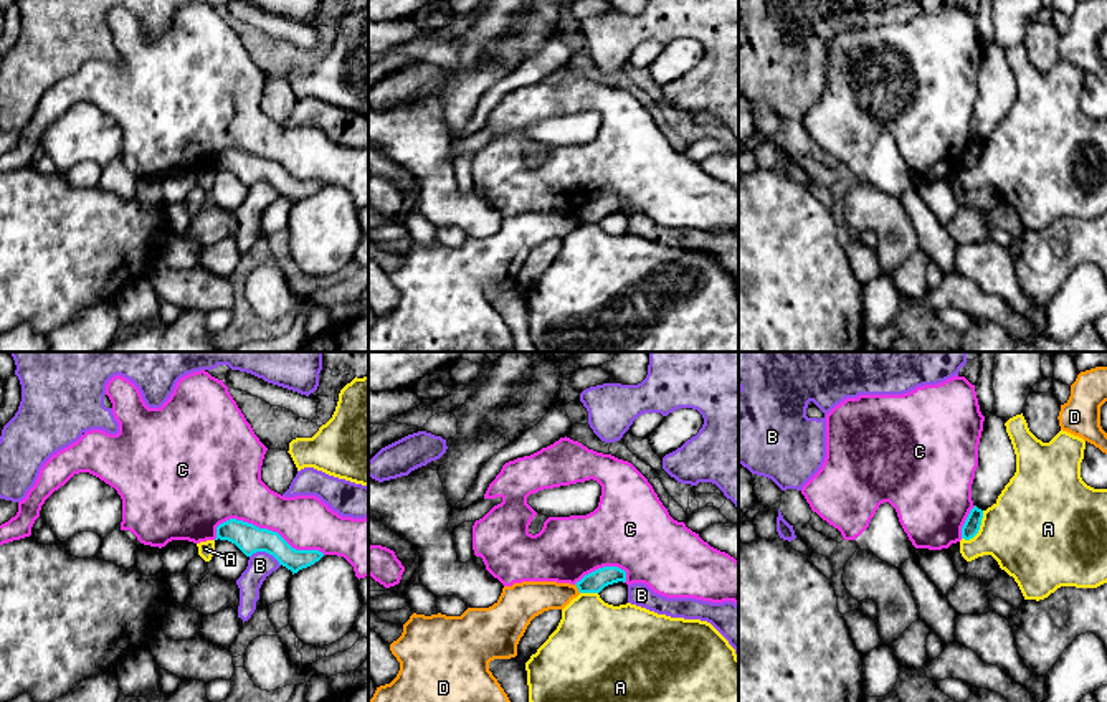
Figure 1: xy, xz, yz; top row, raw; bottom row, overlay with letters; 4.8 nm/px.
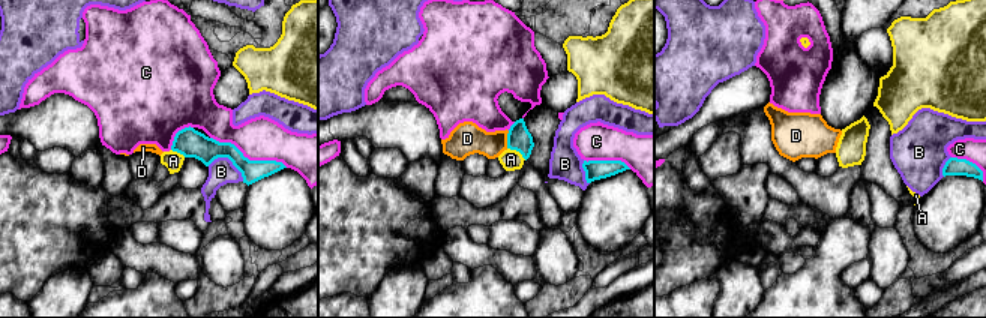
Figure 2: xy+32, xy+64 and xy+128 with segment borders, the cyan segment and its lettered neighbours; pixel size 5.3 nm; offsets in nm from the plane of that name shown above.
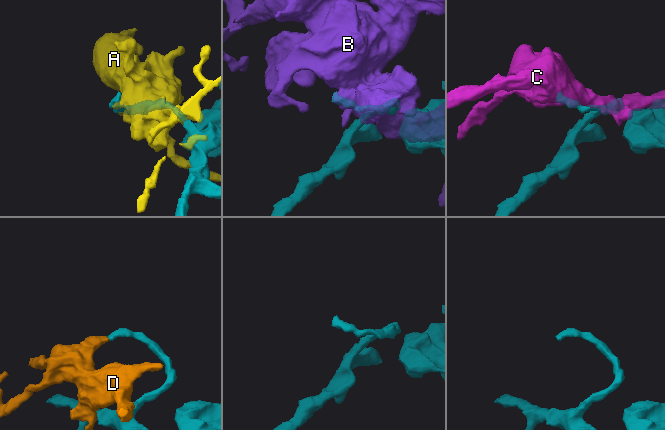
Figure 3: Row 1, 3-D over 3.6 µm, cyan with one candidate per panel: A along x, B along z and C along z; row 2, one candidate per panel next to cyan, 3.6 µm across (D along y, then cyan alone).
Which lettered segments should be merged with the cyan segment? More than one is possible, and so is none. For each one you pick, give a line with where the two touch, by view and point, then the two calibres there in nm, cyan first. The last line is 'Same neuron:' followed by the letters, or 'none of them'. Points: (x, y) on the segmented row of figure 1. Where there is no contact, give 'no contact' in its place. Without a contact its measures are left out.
Same neuron: none of them

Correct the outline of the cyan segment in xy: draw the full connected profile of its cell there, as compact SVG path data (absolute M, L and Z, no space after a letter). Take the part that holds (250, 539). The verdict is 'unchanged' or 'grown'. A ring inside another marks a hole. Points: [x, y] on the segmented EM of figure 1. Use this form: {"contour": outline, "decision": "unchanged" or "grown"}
{"contour": "M230 519L216 527L215 540L235 543L246 557L256 552L273 555L279 565L297 573L319 562L324 553L319 550L296 550L278 532L259 529L253 524Z", "decision": "unchanged"}

